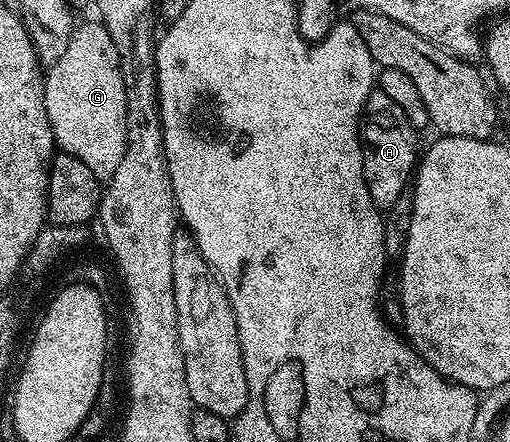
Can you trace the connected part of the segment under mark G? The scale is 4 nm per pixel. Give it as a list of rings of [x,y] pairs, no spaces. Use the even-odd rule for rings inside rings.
[[[80,22],[69,37],[69,45],[62,57],[57,57],[53,66],[46,68],[43,81],[43,100],[53,129],[56,148],[64,155],[77,157],[97,177],[100,184],[110,183],[113,173],[121,166],[127,144],[127,105],[125,101],[125,81],[119,68],[119,54],[102,22]]]

